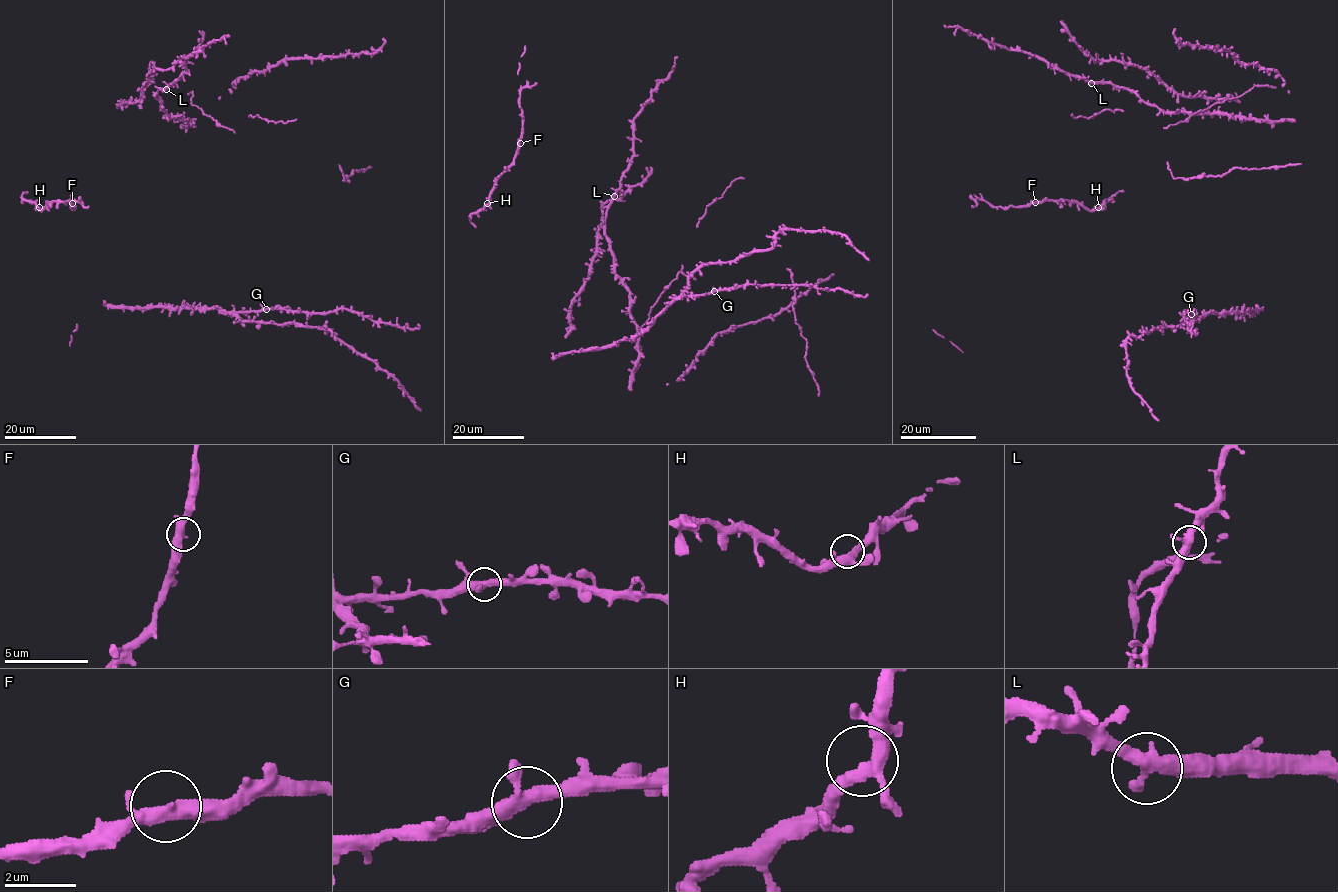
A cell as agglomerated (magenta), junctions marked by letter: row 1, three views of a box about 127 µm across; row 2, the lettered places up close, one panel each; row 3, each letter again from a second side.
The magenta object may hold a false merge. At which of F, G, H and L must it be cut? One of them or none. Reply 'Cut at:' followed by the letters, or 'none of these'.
Cut at: none of these

